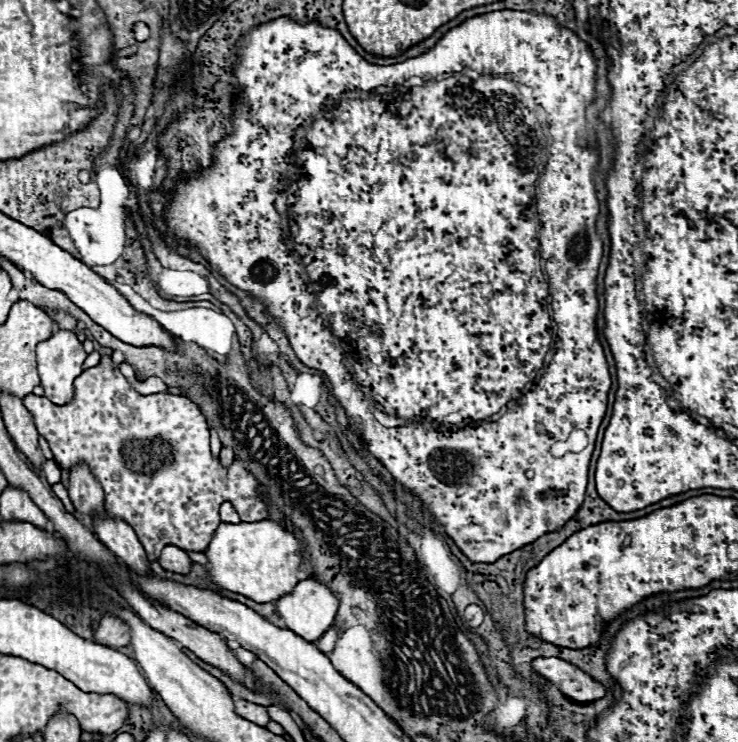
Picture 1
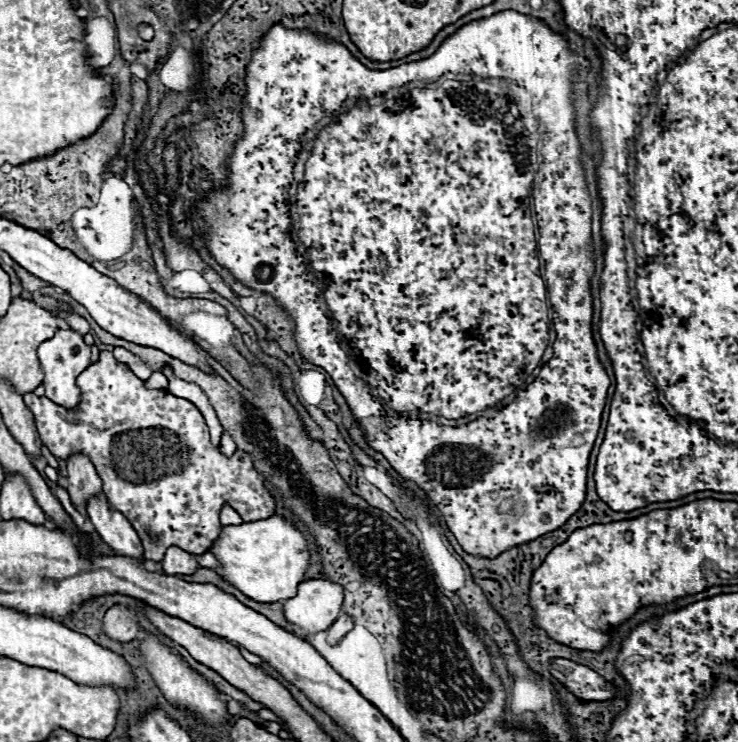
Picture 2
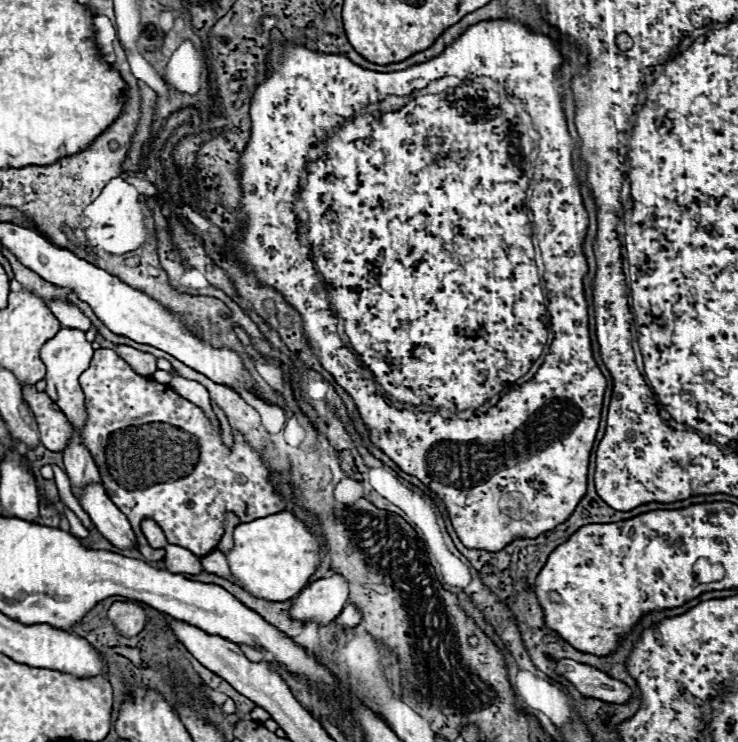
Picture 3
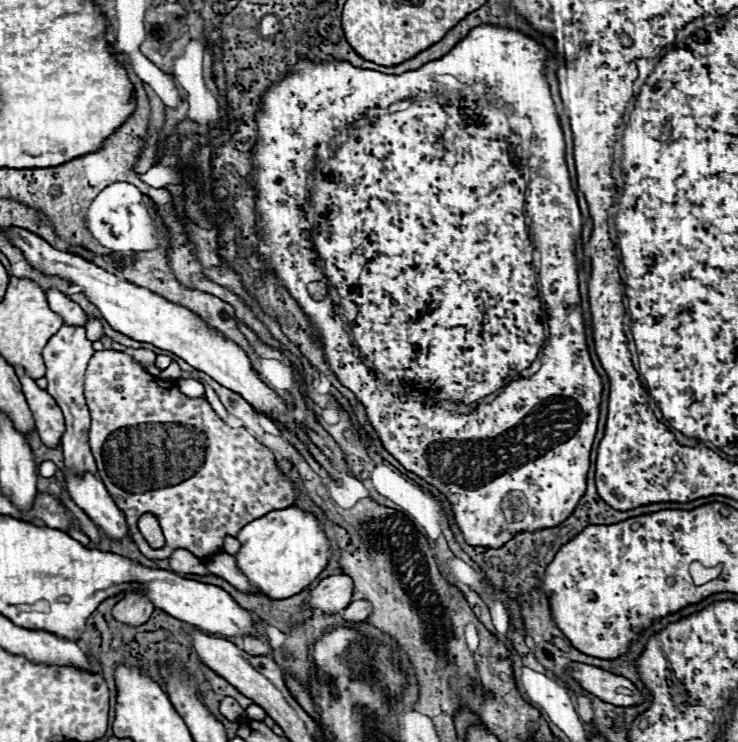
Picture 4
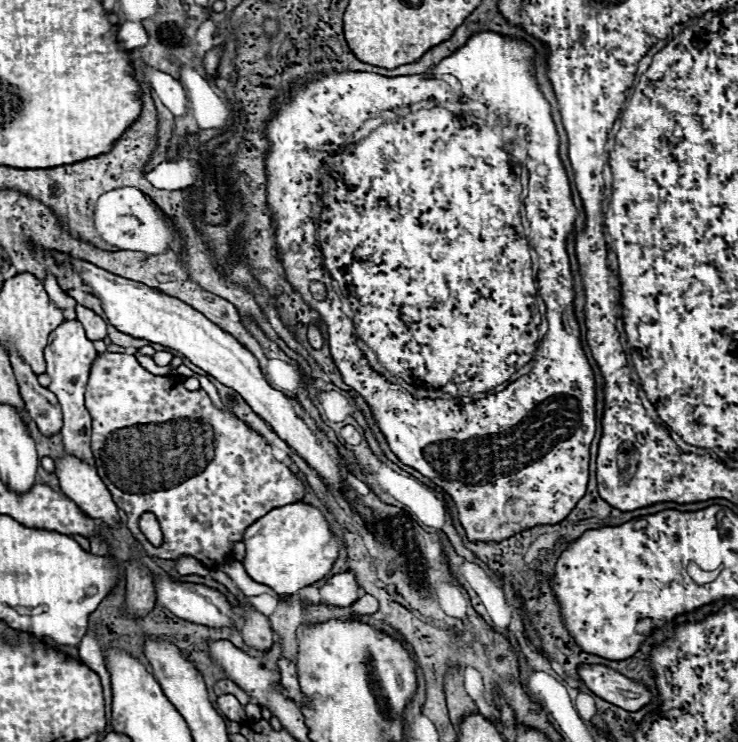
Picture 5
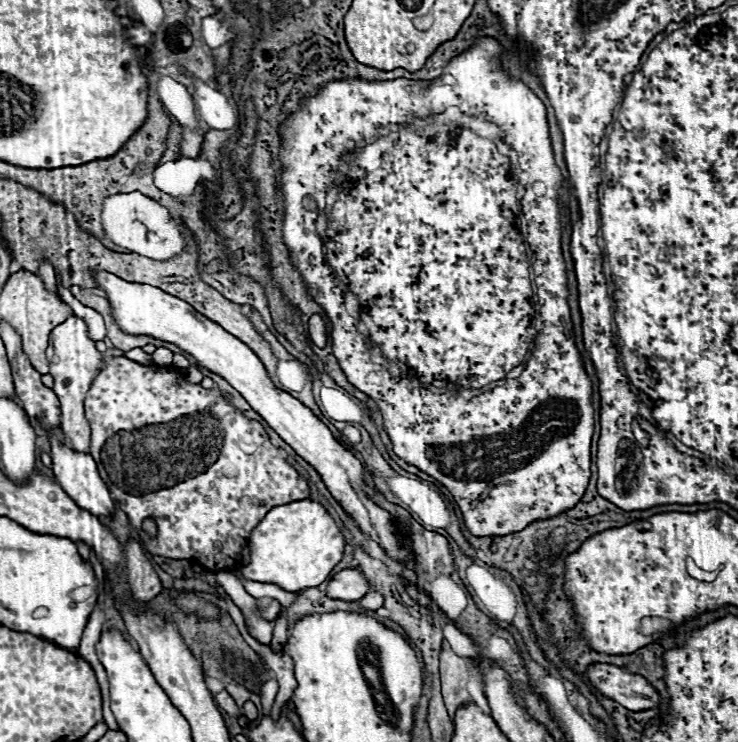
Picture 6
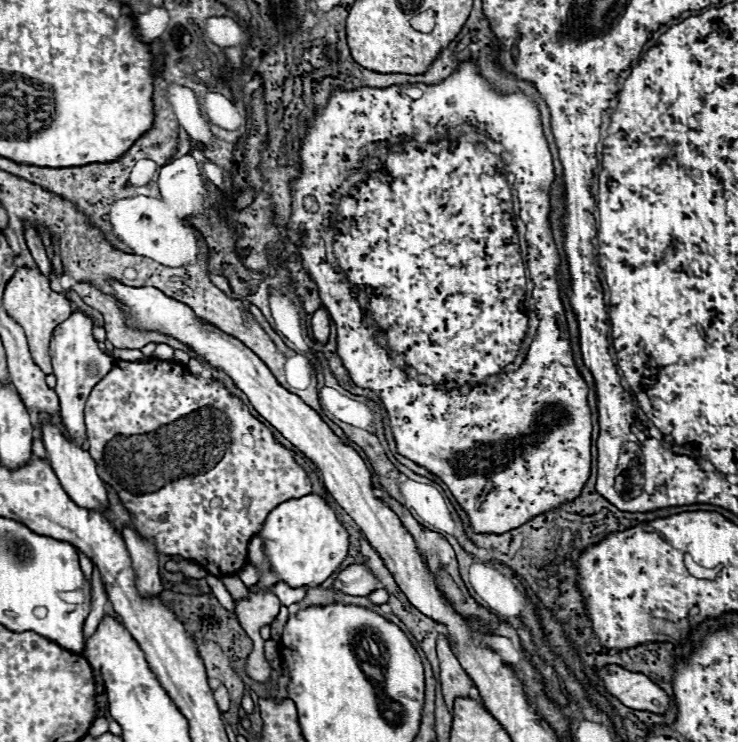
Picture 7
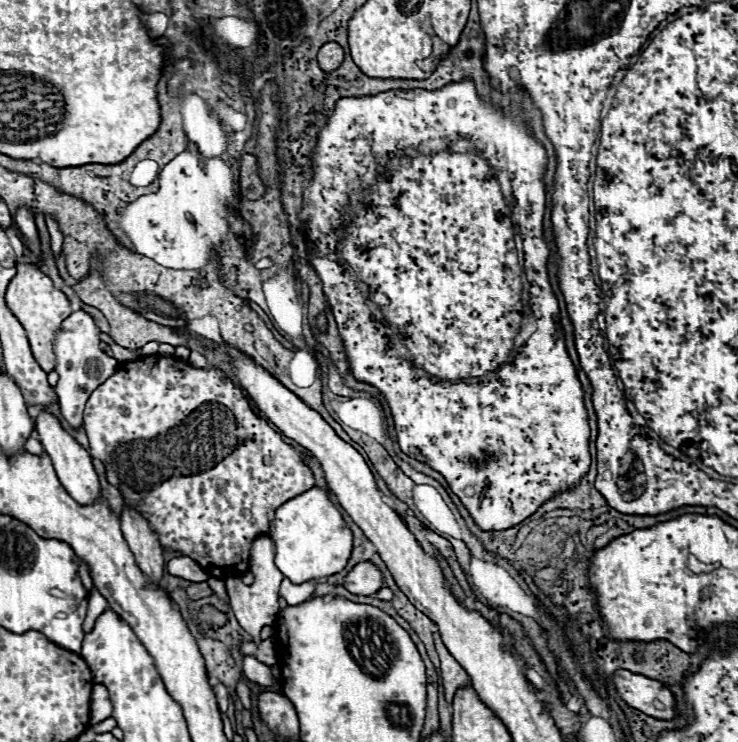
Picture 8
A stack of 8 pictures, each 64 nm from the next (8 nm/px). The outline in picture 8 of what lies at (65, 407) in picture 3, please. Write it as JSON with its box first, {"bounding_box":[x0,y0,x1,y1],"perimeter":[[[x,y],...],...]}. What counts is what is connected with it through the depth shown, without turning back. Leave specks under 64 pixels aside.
{"bounding_box":[54,310,118,430],"perimeter":[[[76,310],[76,312],[72,312],[62,322],[62,328],[58,330],[56,340],[54,340],[54,354],[56,354],[56,368],[54,370],[60,376],[60,380],[56,384],[58,404],[60,404],[64,420],[74,430],[82,428],[82,410],[84,410],[84,404],[86,404],[88,396],[108,376],[112,376],[112,372],[116,372],[116,368],[118,368],[118,360],[110,358],[108,354],[104,354],[100,350],[100,338],[98,338],[98,334],[100,334],[100,330],[98,330],[96,322],[92,320],[92,316],[86,314],[84,310]]]}

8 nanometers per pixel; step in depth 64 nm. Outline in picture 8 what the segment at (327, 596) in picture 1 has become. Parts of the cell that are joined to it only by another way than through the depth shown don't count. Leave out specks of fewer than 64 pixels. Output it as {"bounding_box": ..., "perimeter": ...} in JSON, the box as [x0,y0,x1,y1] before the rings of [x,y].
{"bounding_box":[342,562,384,596],"perimeter":[[[360,562],[360,564],[356,564],[356,566],[344,576],[342,586],[344,586],[346,590],[350,590],[352,594],[372,596],[372,594],[376,594],[376,592],[384,586],[384,580],[382,580],[380,570],[378,570],[374,564],[370,564],[370,562]]]}

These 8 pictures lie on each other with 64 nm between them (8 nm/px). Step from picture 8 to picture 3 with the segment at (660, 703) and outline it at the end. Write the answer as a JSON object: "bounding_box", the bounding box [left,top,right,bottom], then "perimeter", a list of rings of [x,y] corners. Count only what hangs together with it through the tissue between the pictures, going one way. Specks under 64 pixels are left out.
{"bounding_box":[554,658,632,704],"perimeter":[[[564,658],[558,660],[554,672],[572,682],[574,688],[586,698],[596,698],[614,704],[624,704],[632,698],[632,690],[624,682],[618,682],[588,664]]]}

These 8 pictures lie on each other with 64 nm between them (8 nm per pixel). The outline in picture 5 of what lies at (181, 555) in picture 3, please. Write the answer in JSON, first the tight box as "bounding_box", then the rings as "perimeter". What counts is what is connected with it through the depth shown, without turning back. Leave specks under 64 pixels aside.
{"bounding_box":[174,556,210,576],"perimeter":[[[180,556],[174,560],[174,568],[178,570],[178,574],[186,576],[186,574],[198,574],[198,576],[208,576],[210,568],[206,568],[200,560],[192,558],[192,556]]]}

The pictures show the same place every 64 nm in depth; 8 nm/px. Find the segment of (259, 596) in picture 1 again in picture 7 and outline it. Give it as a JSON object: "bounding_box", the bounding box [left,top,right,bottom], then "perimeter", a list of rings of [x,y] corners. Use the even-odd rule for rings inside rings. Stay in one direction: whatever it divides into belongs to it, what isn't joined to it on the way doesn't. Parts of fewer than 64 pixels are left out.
{"bounding_box":[238,494,350,588],"perimeter":[[[316,494],[276,506],[256,536],[264,544],[264,556],[270,570],[290,588],[320,586],[342,564],[350,544],[348,532],[338,522],[334,510],[330,510],[330,506]],[[244,566],[244,568],[238,572],[238,576],[242,578],[242,582],[244,582],[246,586],[254,586],[254,584],[258,584],[258,580],[260,580],[260,570],[258,570],[256,566]]]}

